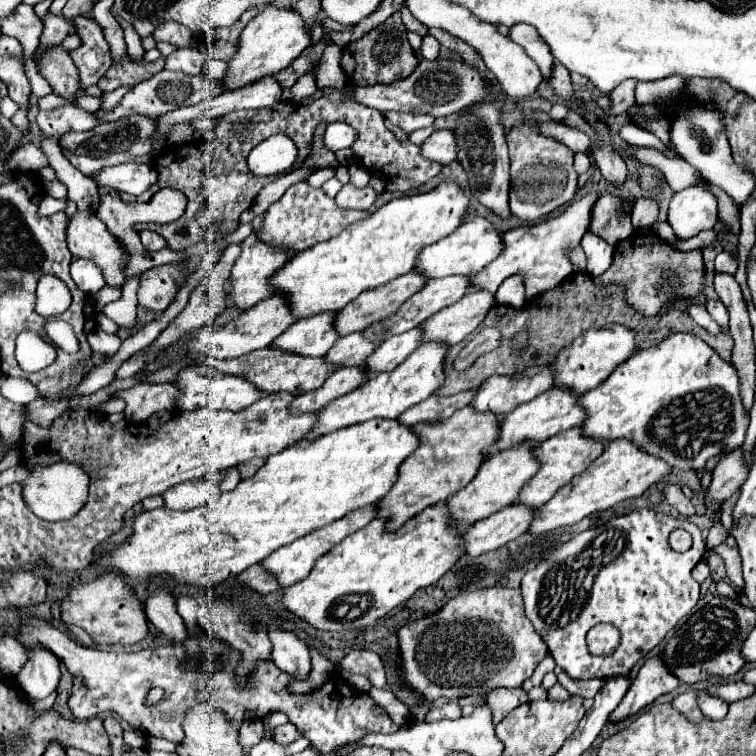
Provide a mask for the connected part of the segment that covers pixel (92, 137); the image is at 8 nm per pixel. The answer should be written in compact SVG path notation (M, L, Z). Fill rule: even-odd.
M129 116L115 122L105 122L89 132L69 132L59 138L59 146L65 154L109 156L113 152L127 150L131 140L145 140L153 136L153 124L157 120L143 116Z

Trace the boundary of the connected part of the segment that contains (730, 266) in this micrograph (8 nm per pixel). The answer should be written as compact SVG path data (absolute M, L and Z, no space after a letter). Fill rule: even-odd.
M725 250L721 254L717 254L717 258L715 258L715 270L721 270L721 272L733 274L733 276L737 272L737 264L739 264L737 256L733 256L733 254L725 252Z

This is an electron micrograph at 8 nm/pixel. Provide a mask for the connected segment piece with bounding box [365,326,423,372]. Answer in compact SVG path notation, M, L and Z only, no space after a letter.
M415 326L413 330L407 330L403 334L397 334L397 336L387 338L379 346L379 350L375 350L375 354L371 354L371 358L367 358L367 362L365 362L367 372L393 370L413 350L417 350L417 346L421 344L421 336L423 336L423 328L421 326Z

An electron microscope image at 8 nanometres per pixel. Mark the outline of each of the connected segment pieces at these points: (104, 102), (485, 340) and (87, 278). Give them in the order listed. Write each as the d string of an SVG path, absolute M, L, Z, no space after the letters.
M119 88L113 92L105 92L101 96L101 110L111 110L111 104L119 104L121 98L127 94L127 90L131 90L131 88Z
M481 328L479 334L457 356L455 370L469 368L479 356L495 350L495 346L499 346L499 332L497 330L491 330L491 328Z
M75 260L71 264L71 278L85 294L95 294L105 286L105 276L93 260Z

